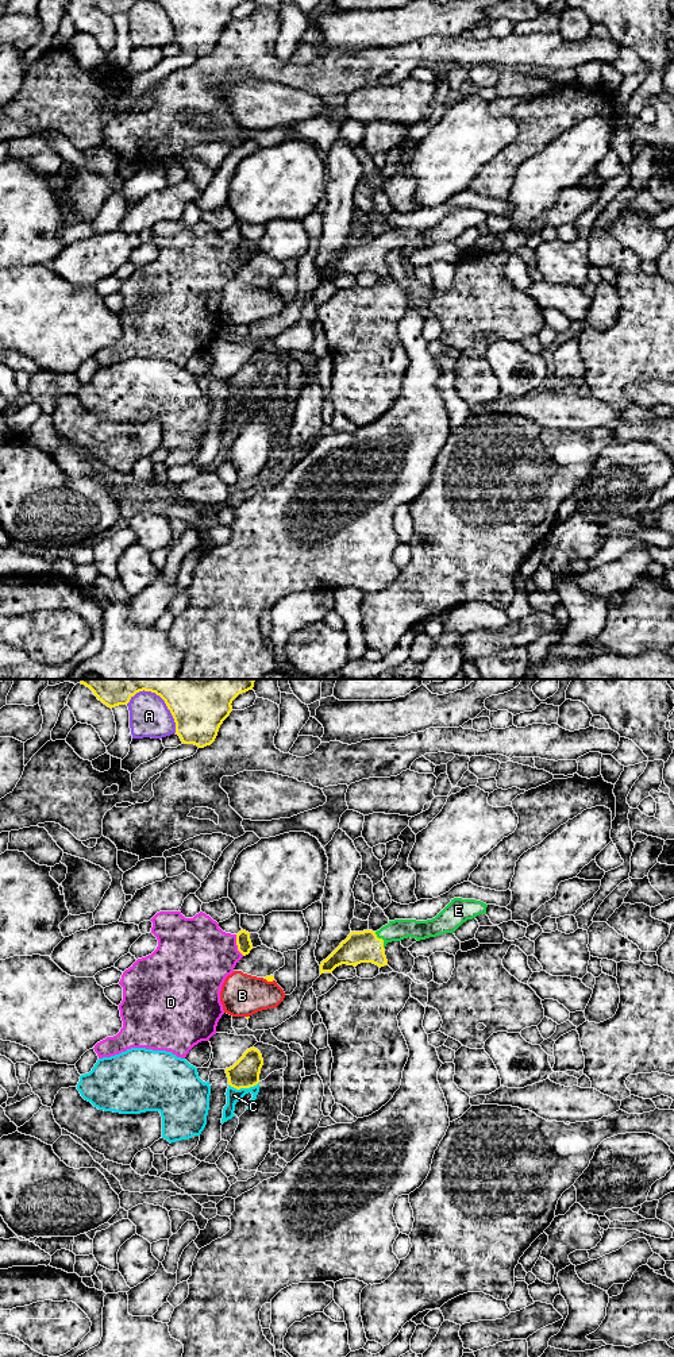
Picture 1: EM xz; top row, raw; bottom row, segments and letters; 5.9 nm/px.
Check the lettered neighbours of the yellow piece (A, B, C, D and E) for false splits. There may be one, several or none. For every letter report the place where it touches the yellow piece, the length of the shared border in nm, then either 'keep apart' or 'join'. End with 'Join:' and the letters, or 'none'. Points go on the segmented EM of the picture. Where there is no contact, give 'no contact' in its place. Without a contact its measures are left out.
A: contact xz (162, 698); length 360 nm; keep apart
B: contact xz (268, 980); length 70 nm; keep apart
C: contact xz (243, 1087); length 180 nm; keep apart
D: contact xz (238, 945); length 140 nm; keep apart
E: contact xz (382, 940); length 120 nm; join
Join: E

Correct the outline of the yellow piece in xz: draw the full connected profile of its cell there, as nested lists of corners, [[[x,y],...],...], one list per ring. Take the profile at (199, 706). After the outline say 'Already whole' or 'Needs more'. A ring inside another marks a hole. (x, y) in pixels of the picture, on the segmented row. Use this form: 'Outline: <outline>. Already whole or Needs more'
Outline: [[[81,679],[108,708],[127,705],[139,691],[159,695],[184,744],[211,745],[232,701],[254,687],[255,679]]]. Already whole

